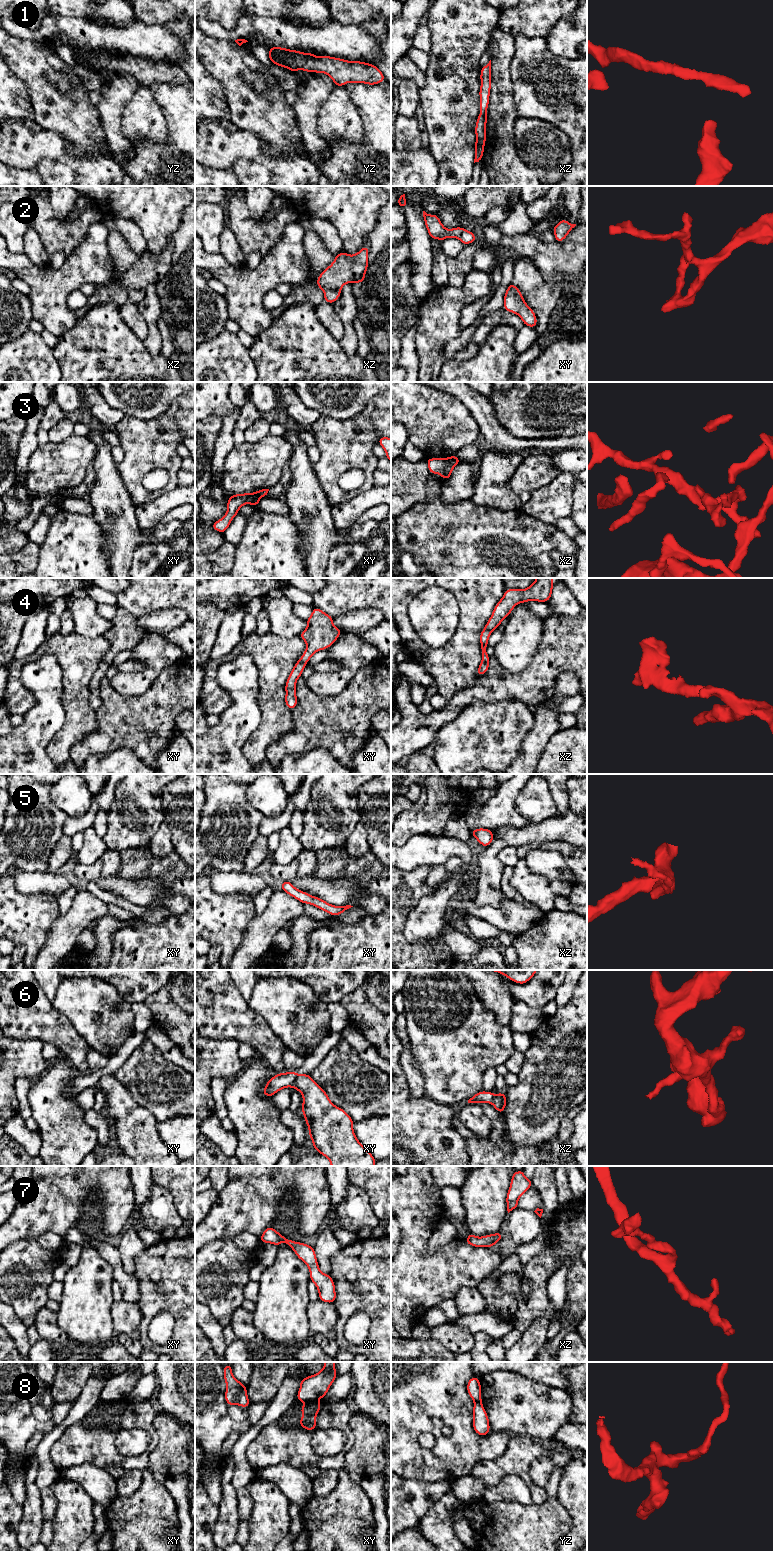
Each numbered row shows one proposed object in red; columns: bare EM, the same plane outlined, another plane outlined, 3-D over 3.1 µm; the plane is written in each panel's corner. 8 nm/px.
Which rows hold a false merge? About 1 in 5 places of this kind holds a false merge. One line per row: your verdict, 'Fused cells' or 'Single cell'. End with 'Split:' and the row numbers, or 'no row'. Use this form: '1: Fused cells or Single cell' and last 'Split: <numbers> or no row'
1: Single cell
2: Single cell
3: Single cell
4: Single cell
5: Single cell
6: Fused cells
7: Single cell
8: Fused cells
Split: 6, 8

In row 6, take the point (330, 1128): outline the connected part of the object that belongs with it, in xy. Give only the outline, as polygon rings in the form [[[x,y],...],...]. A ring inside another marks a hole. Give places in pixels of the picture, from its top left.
[[[308,1074],[298,1075],[295,1089],[303,1097],[301,1110],[309,1129],[309,1137],[313,1146],[321,1155],[325,1156],[331,1166],[374,1166],[375,1158],[357,1139],[354,1130],[354,1121],[348,1113],[335,1106],[327,1093]]]

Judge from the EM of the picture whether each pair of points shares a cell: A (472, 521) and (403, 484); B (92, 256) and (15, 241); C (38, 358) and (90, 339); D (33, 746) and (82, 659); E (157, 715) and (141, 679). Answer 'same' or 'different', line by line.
A: different
B: different
C: different
D: different
E: different

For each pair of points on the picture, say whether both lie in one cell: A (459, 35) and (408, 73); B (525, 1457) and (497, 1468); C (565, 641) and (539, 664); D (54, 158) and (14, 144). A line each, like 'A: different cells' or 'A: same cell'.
A: different cells
B: same cell
C: same cell
D: same cell

